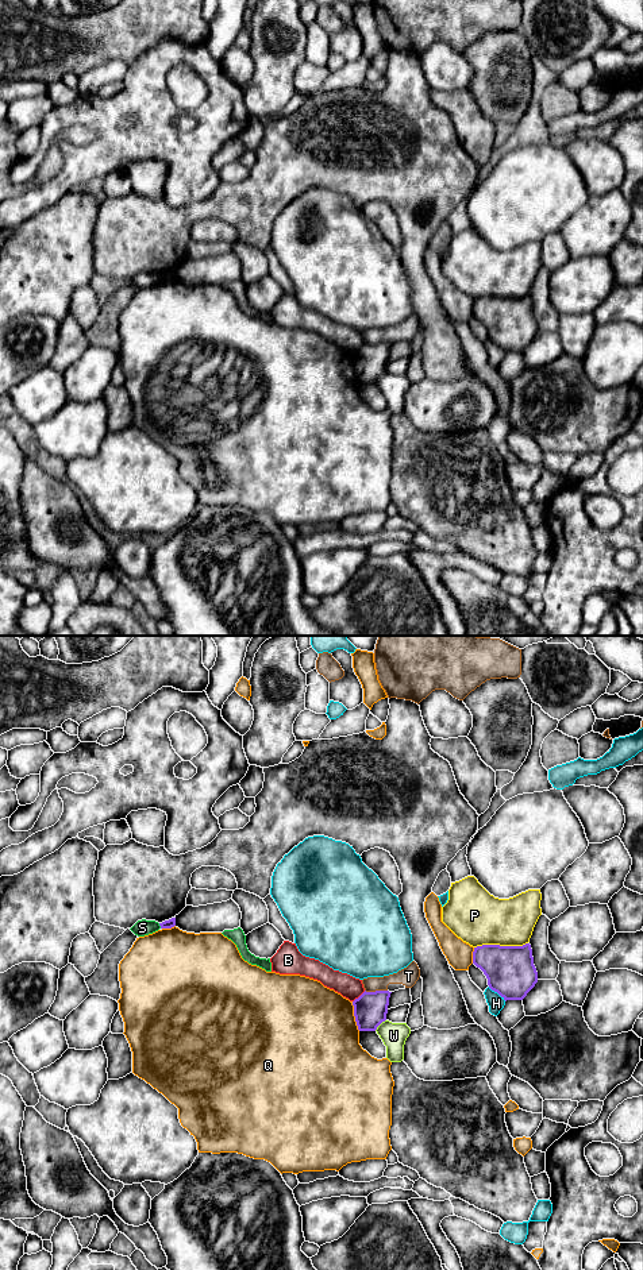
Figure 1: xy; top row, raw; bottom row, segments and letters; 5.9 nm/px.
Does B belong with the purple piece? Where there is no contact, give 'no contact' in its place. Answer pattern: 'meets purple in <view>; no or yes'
meets purple in xy; no

